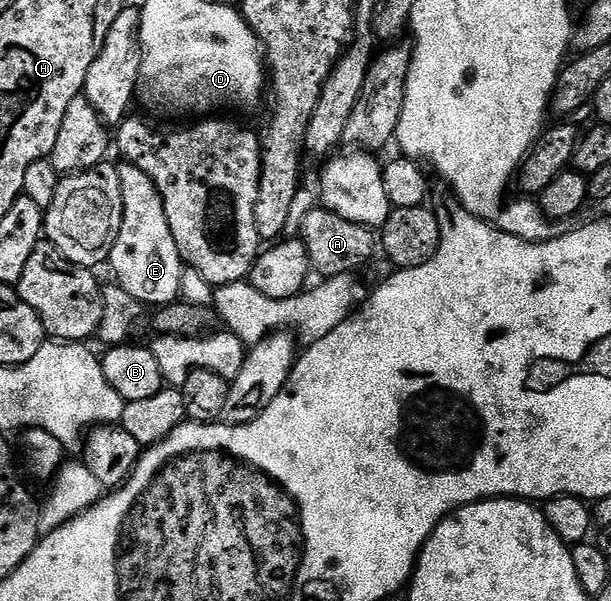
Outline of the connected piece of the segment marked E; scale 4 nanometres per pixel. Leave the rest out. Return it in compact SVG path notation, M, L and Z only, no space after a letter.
M122 163L117 173L119 186L123 186L123 226L119 230L119 238L113 244L108 267L113 267L117 275L116 283L141 305L171 304L181 295L181 279L186 265L179 254L175 234L171 234L163 198L155 182L151 182L151 178L147 178L139 166Z

